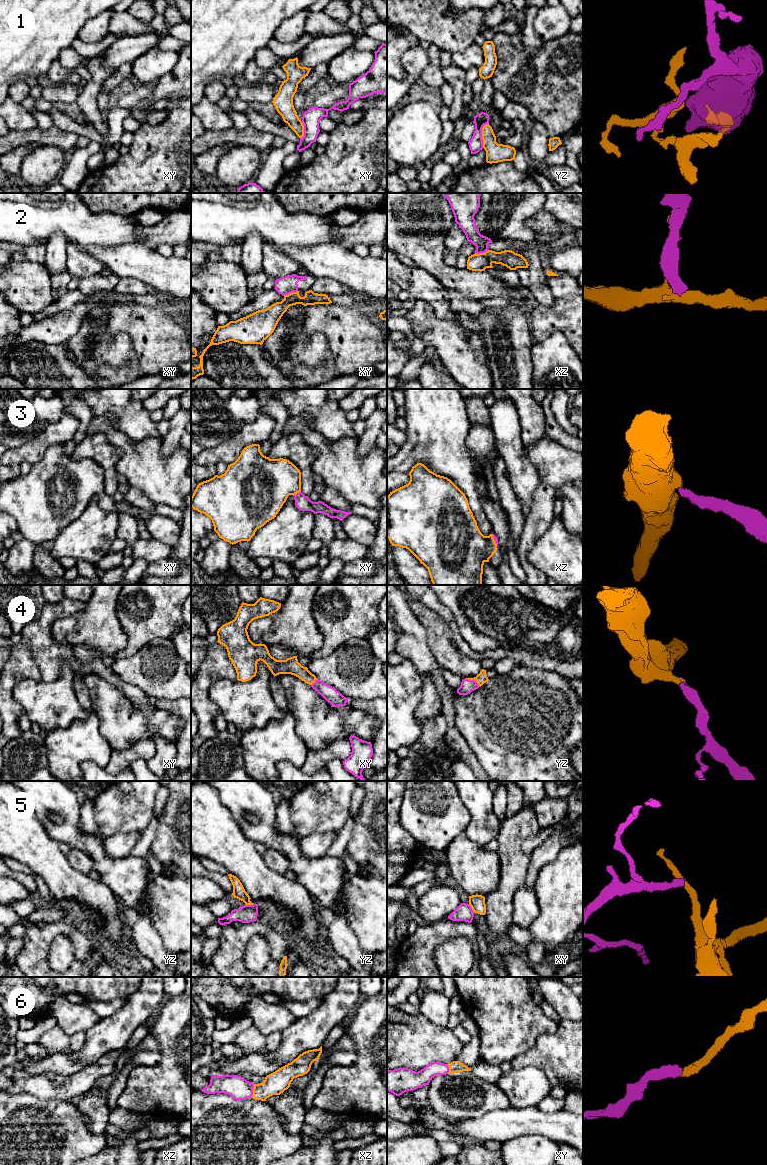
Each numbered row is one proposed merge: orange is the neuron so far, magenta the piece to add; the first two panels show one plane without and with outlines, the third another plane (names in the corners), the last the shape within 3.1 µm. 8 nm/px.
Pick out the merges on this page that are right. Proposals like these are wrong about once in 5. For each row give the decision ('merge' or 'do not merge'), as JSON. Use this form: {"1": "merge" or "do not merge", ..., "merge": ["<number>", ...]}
{"1": "do not merge", "2": "do not merge", "3": "merge", "4": "merge", "5": "do not merge", "6": "merge", "merge": ["3", "4", "6"]}

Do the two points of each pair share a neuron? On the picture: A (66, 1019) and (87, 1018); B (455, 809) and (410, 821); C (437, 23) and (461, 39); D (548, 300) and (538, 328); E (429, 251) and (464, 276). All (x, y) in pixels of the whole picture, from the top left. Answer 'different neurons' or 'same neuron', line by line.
A: same neuron
B: same neuron
C: same neuron
D: different neurons
E: same neuron

